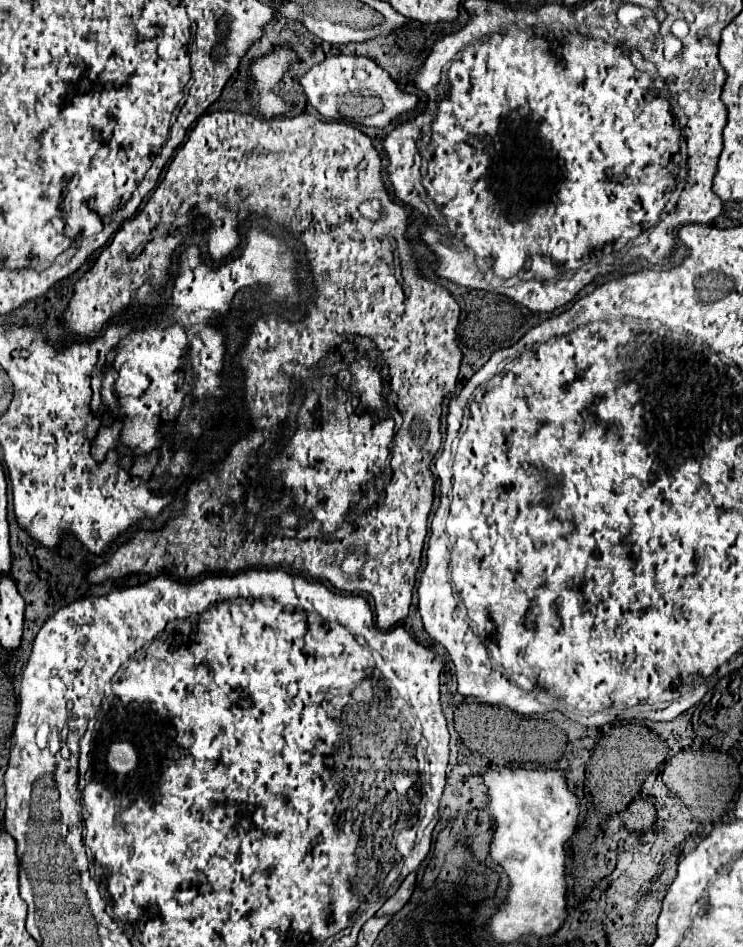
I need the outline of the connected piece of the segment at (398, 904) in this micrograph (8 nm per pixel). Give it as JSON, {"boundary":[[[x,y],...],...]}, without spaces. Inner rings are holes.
{"boundary":[[[409,874],[409,876],[403,880],[403,884],[399,886],[399,890],[379,908],[377,916],[389,916],[389,914],[399,912],[399,910],[407,904],[407,900],[411,898],[413,888],[415,888],[415,874]]]}

